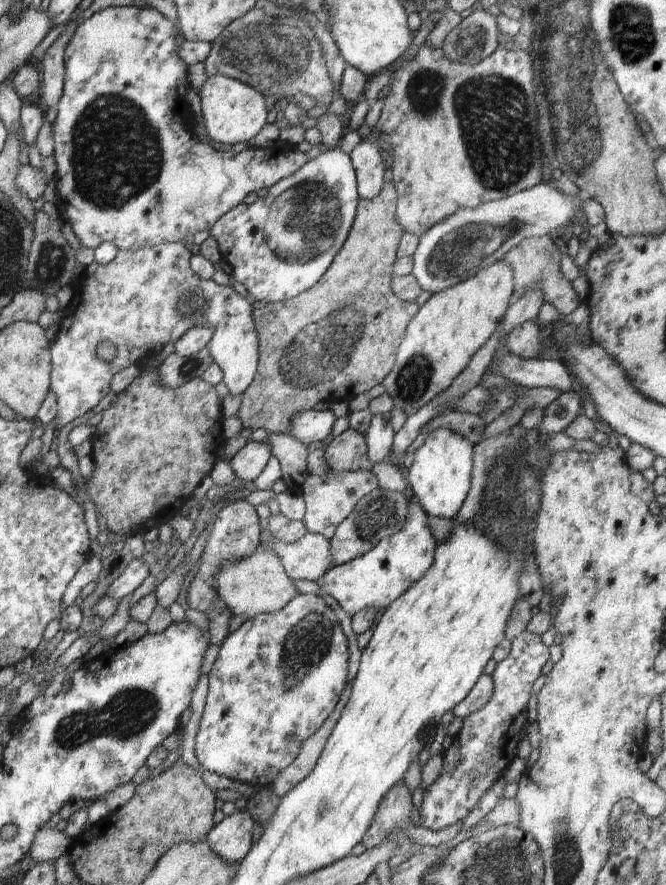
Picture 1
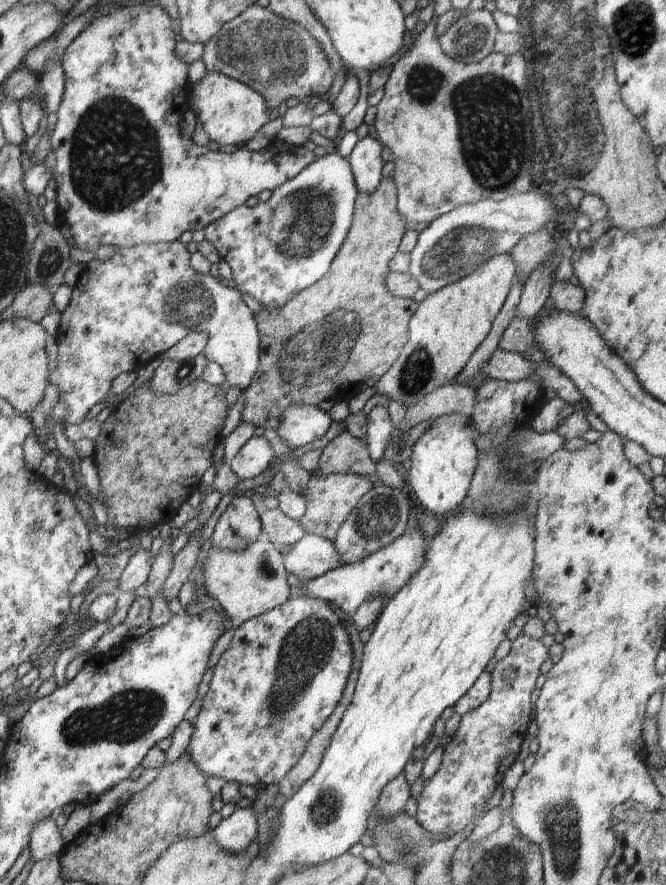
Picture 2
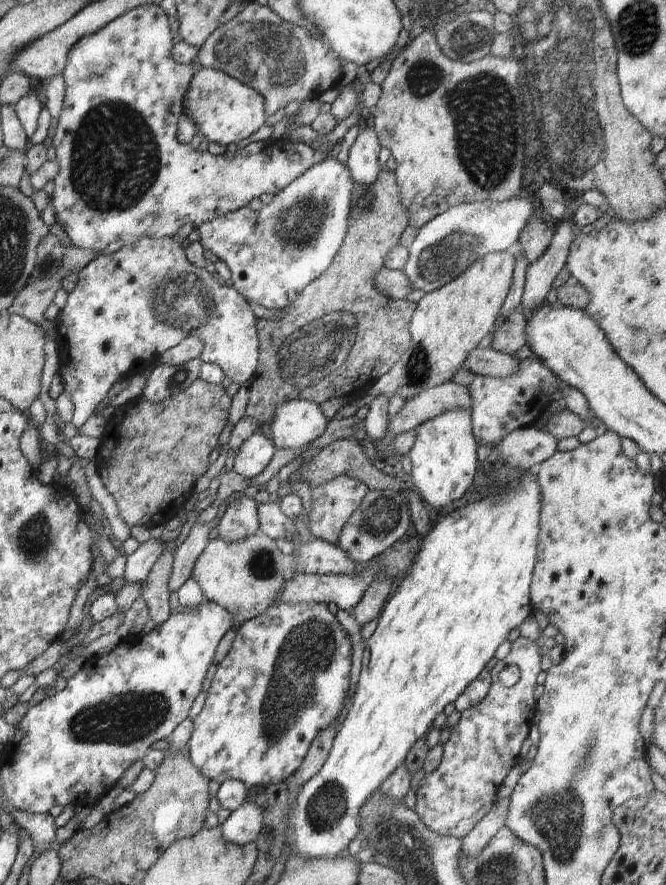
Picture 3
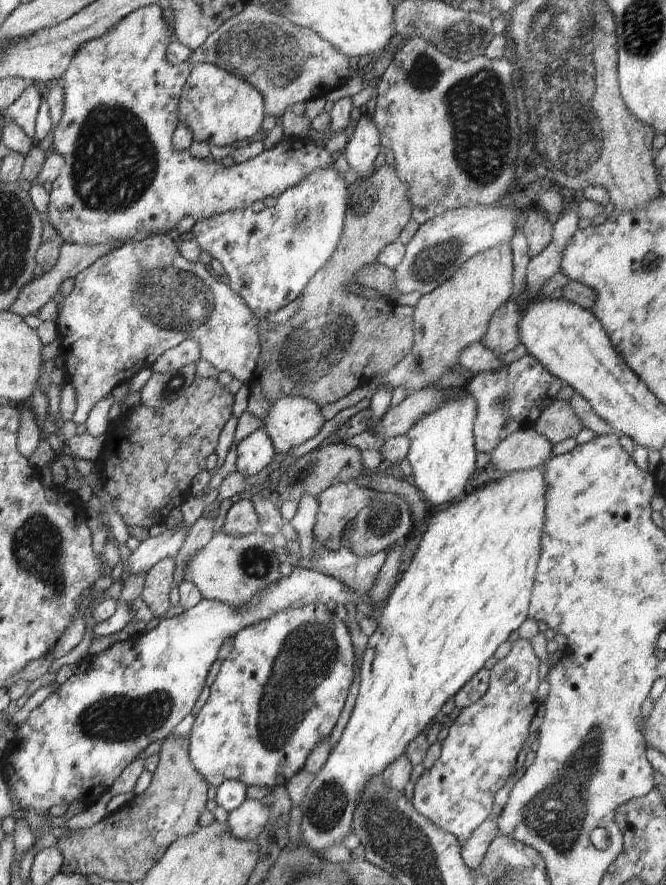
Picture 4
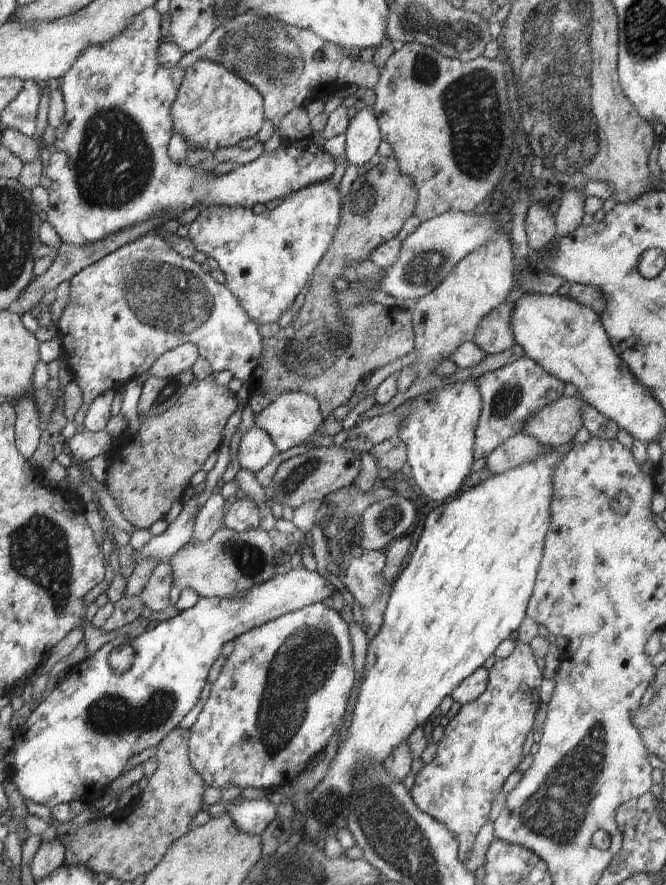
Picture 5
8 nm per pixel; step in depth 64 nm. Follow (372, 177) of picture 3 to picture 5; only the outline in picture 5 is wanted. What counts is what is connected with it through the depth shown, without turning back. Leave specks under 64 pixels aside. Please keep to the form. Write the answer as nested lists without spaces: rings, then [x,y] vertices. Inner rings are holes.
[[[366,107],[356,113],[345,133],[345,158],[354,166],[368,164],[378,153],[382,140],[373,110]]]

